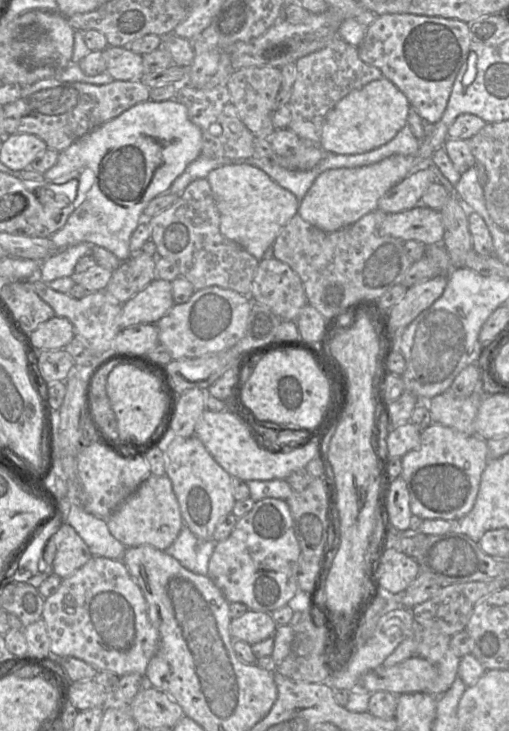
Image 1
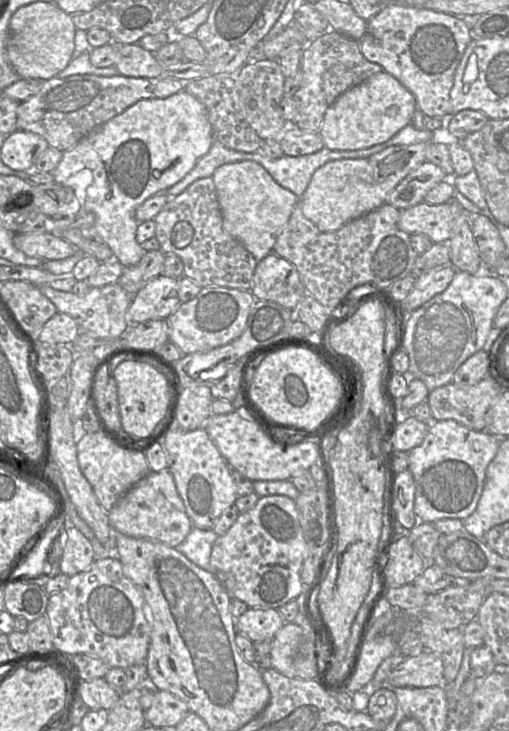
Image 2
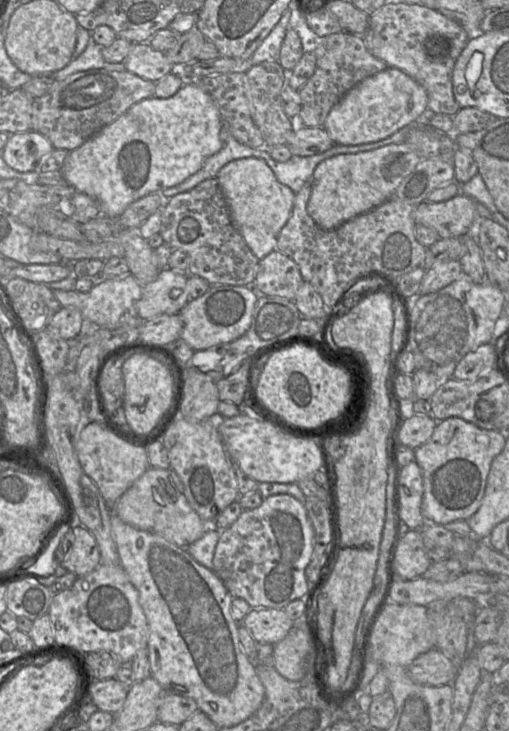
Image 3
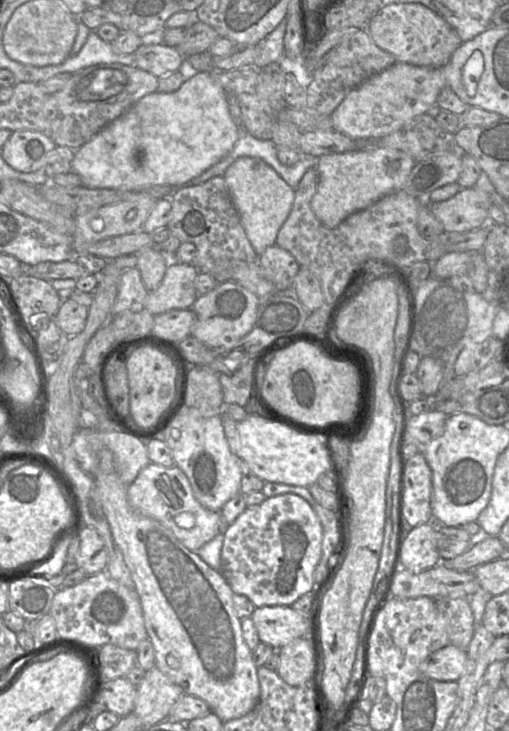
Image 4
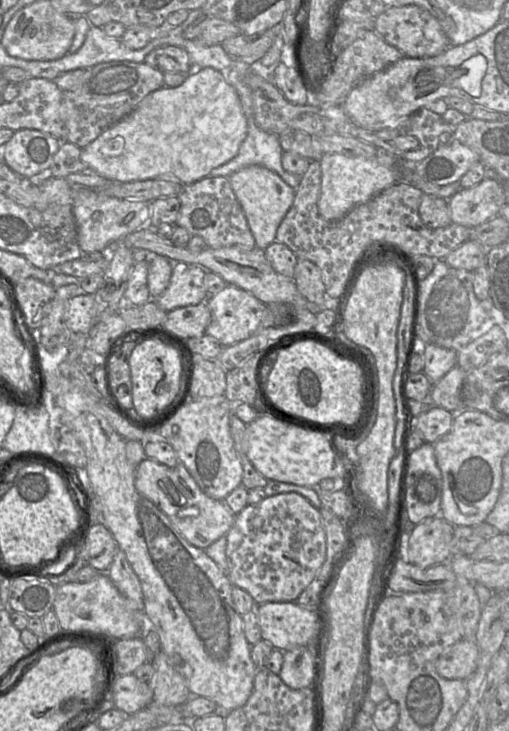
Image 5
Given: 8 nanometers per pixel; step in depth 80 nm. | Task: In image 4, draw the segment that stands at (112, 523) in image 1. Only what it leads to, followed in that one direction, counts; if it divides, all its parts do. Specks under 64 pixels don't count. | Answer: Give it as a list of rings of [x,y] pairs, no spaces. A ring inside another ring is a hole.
[[[150,462],[129,486],[127,496],[136,512],[160,522],[191,551],[198,551],[216,535],[223,533],[225,525],[220,511],[208,510],[196,500],[187,476],[176,465],[164,467]]]

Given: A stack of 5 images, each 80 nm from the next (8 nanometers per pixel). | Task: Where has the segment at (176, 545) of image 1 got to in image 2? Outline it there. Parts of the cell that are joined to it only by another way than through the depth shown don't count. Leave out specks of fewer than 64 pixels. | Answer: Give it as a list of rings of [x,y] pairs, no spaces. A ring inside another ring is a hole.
[[[192,528],[186,539],[175,548],[200,568],[209,570],[212,548],[217,538],[212,529]]]

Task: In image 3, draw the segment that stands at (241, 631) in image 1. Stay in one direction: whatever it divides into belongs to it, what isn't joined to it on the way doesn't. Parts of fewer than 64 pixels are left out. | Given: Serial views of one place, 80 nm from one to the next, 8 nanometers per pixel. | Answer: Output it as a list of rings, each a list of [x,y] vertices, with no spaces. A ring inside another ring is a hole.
[[[251,609],[239,624],[244,625],[253,638],[260,643],[275,645],[283,640],[294,627],[284,609]]]

